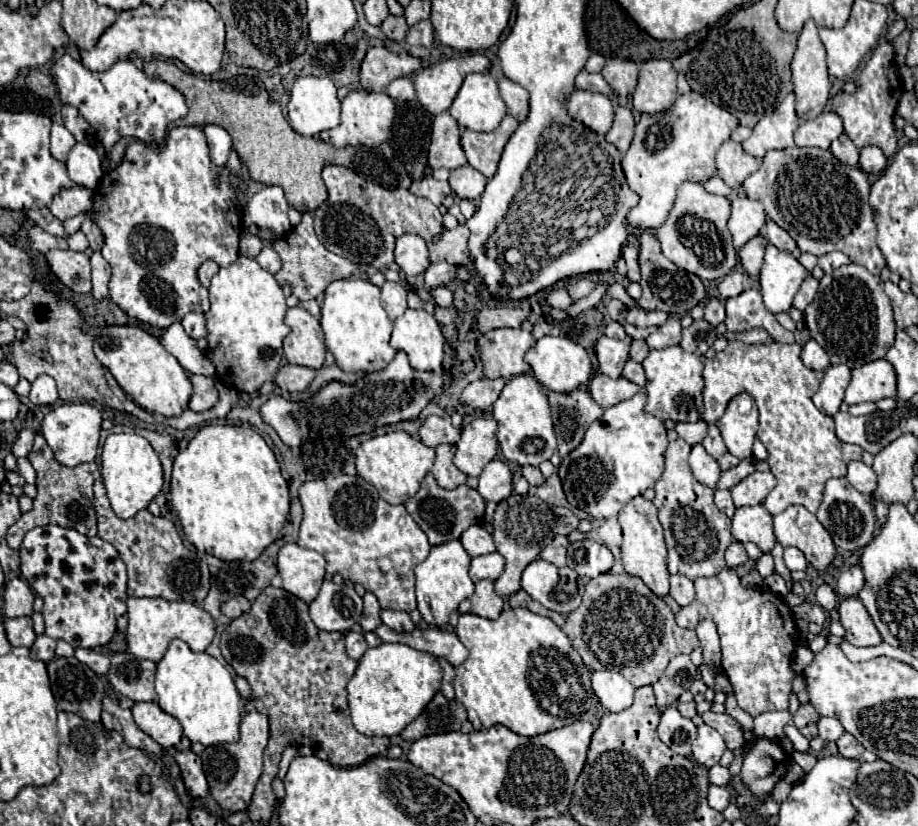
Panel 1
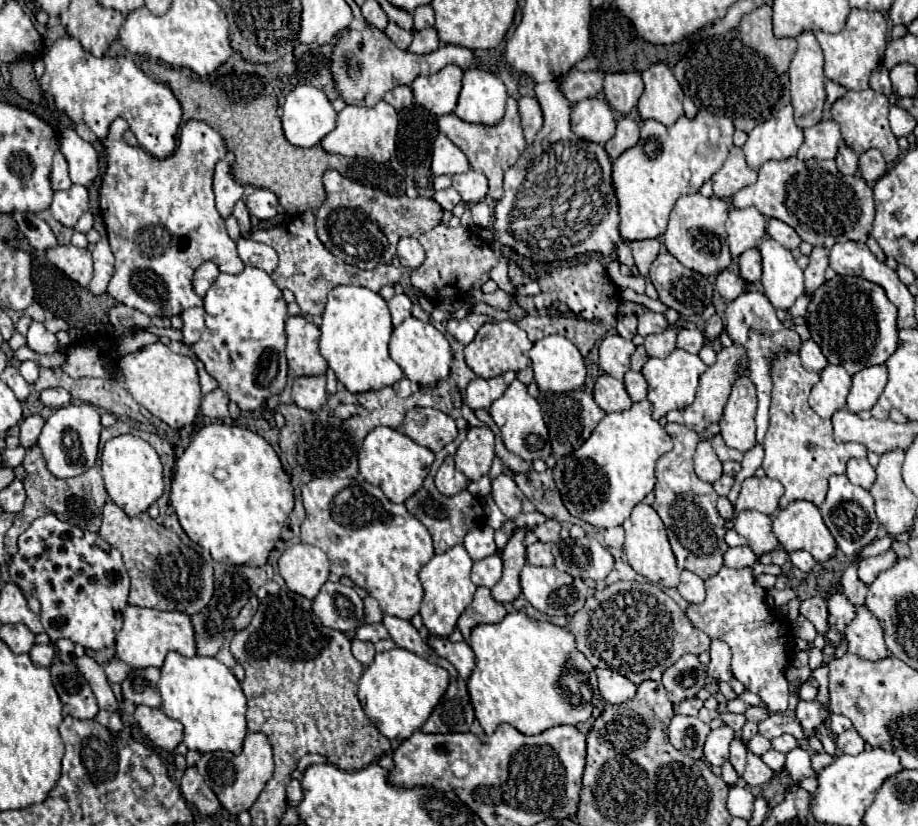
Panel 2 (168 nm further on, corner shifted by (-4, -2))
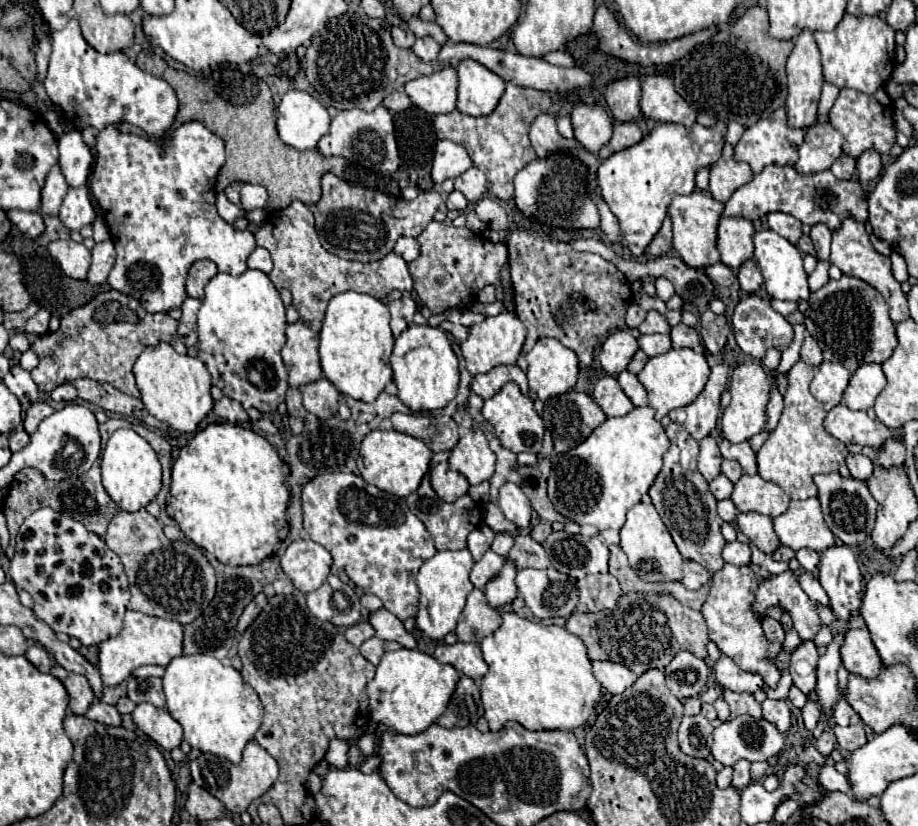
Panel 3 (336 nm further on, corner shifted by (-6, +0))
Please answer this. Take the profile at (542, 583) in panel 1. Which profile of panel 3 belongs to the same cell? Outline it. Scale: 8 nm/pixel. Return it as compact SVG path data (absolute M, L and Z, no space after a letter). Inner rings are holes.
M555 567L543 571L519 569L515 583L525 605L537 619L569 617L577 609L579 593L575 583Z

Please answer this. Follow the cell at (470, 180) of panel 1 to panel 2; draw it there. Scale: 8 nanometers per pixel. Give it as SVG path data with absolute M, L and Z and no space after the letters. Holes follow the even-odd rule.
M465 171L453 177L453 187L465 203L479 203L487 195L487 177L481 171Z

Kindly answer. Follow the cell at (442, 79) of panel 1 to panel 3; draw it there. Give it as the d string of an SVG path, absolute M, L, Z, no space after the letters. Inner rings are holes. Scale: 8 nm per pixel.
M445 67L433 75L417 77L405 85L411 103L425 113L451 113L457 101L457 71Z

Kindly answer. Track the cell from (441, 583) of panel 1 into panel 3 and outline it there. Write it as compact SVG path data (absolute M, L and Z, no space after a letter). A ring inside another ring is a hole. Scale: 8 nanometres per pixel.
M467 549L461 551L437 551L429 561L425 561L417 573L417 587L421 593L419 609L415 615L415 625L431 639L443 639L457 625L457 619L465 607L467 595L473 591L469 581L469 571L473 567L473 557Z

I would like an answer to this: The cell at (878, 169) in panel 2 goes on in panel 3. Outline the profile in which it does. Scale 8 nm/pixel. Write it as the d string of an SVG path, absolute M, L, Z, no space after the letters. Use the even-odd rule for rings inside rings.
M869 149L857 157L857 177L863 185L869 185L881 173L881 155L875 149Z

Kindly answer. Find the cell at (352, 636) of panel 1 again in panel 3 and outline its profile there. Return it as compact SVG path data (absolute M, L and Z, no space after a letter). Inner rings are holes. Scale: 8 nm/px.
M379 637L367 639L367 641L359 647L359 651L361 651L361 655L363 655L367 661L371 661L373 665L377 665L379 659L381 659L381 655L385 653L385 651L383 651L383 641L381 641Z

